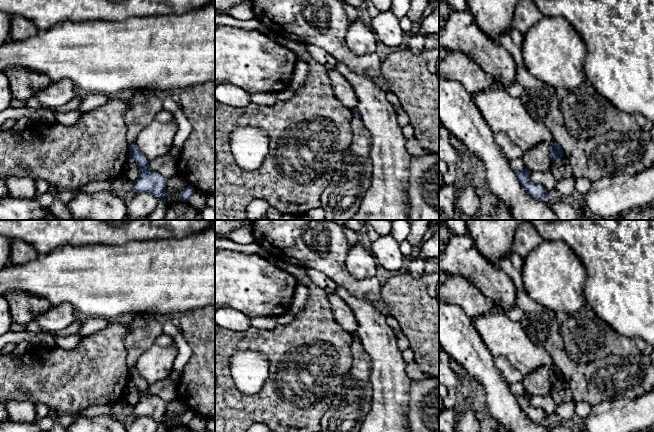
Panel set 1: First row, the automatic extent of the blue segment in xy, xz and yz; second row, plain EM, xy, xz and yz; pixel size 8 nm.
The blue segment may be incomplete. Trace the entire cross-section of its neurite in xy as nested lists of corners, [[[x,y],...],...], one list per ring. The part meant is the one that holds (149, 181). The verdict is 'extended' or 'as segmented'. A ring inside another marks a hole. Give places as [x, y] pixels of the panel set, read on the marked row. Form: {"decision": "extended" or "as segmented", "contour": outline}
{"decision": "as segmented", "contour": [[[129,145],[129,158],[132,158],[139,167],[139,176],[134,182],[134,191],[136,193],[151,193],[161,201],[166,195],[166,178],[161,174],[148,168],[148,159],[140,152],[137,145]]]}

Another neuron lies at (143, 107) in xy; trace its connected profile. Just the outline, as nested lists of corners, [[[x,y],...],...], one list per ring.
[[[136,89],[131,97],[125,99],[128,107],[124,113],[124,121],[127,128],[127,142],[131,145],[135,143],[137,135],[163,109],[163,100],[160,94],[148,93],[144,89]]]

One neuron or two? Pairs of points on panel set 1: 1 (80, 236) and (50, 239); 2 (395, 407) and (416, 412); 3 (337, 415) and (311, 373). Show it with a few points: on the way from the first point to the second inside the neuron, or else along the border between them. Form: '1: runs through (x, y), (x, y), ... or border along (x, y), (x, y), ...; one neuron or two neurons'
1: runs through (73, 236), (57, 236); one neuron
2: border along (411, 387), (406, 421); two neurons
3: border along (342, 384), (342, 387), (320, 421); two neurons

